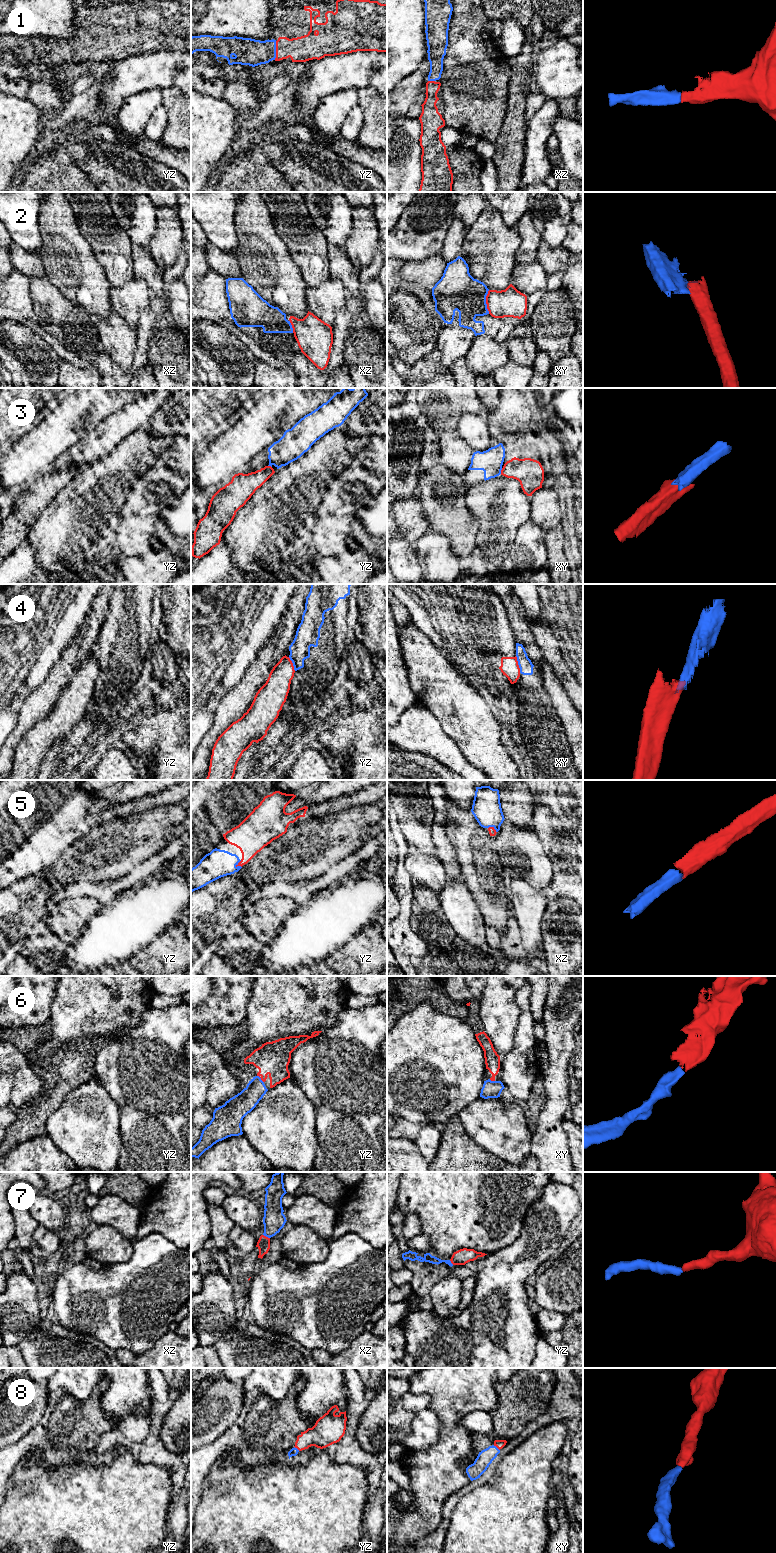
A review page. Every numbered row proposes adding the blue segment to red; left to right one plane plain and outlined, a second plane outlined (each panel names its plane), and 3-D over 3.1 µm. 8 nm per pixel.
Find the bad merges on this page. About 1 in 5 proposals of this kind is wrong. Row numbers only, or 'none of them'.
2, 3, 4

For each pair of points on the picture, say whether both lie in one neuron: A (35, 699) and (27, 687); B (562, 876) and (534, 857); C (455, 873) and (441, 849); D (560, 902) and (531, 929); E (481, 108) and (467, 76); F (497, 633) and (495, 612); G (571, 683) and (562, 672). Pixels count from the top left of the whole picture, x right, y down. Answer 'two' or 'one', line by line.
A: two
B: two
C: one
D: two
E: one
F: one
G: one

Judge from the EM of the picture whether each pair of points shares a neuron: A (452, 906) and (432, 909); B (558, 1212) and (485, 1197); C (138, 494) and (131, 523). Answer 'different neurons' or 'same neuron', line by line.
A: different neurons
B: different neurons
C: same neuron

